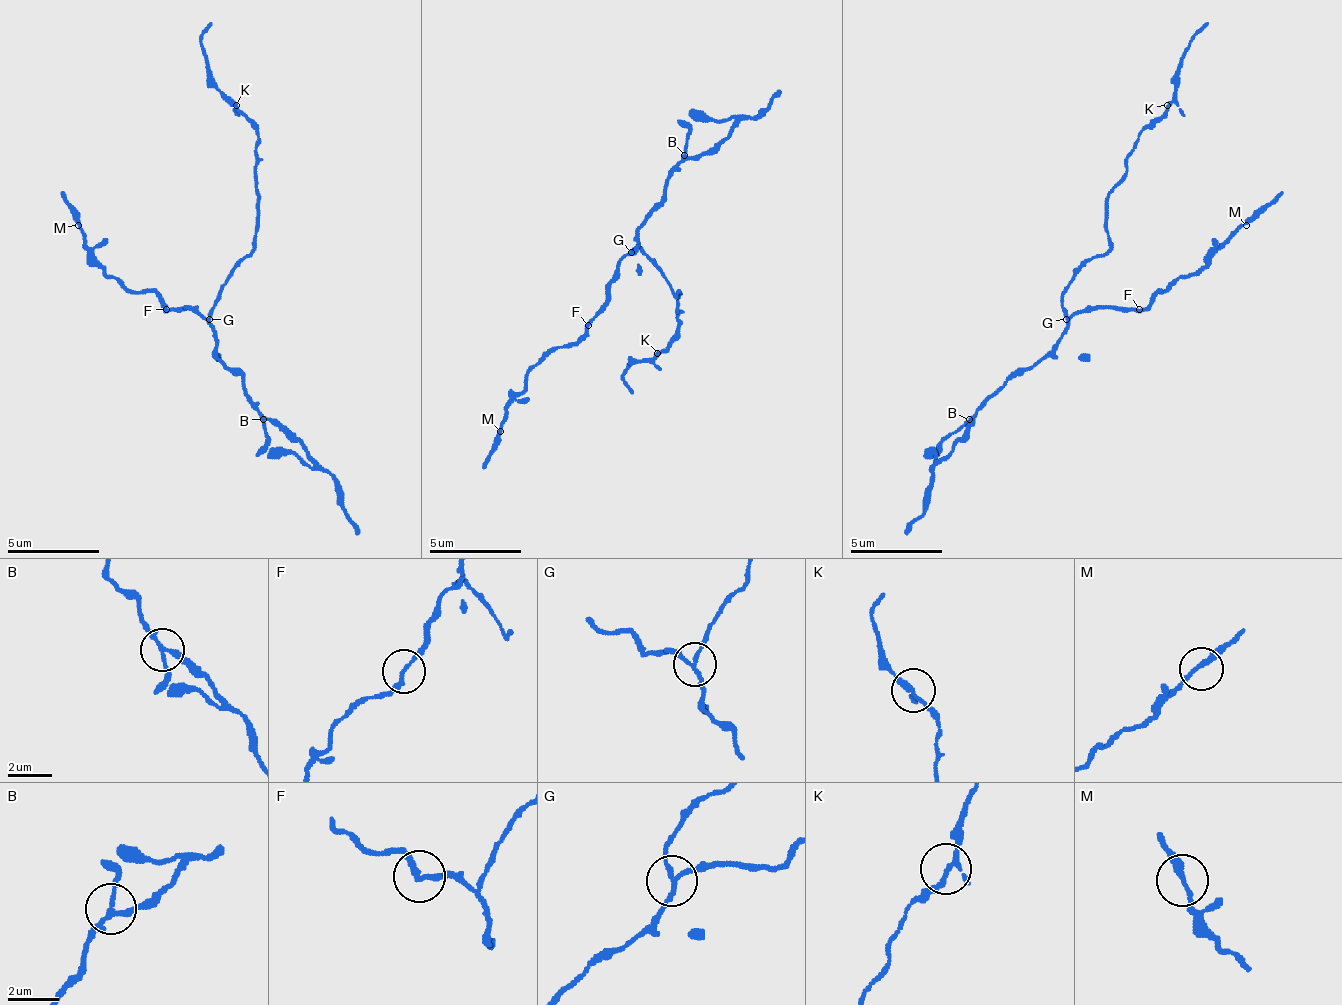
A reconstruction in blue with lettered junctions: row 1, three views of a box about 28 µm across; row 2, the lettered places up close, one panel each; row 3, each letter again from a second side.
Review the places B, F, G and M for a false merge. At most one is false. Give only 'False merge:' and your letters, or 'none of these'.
False merge: G

